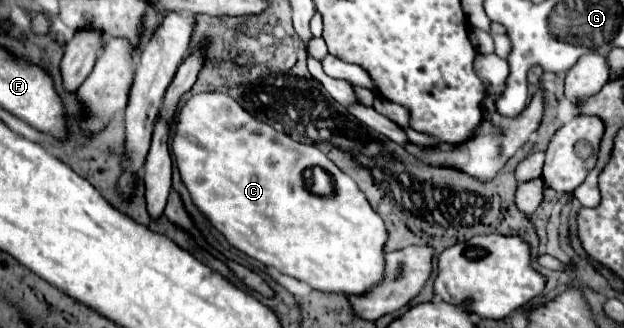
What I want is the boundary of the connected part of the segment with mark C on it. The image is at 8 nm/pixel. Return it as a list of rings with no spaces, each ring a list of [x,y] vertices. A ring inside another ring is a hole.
[[[208,92],[192,96],[178,112],[172,150],[178,160],[182,182],[186,184],[194,204],[234,248],[264,266],[274,266],[278,272],[310,284],[320,292],[362,296],[384,280],[384,246],[388,240],[384,220],[370,206],[364,192],[358,190],[358,184],[314,144],[296,142],[284,132],[274,130],[270,124],[258,122],[246,114],[246,110],[242,110],[242,106],[226,94]],[[314,166],[320,166],[332,174],[332,196],[316,196],[306,188],[304,170]]]

